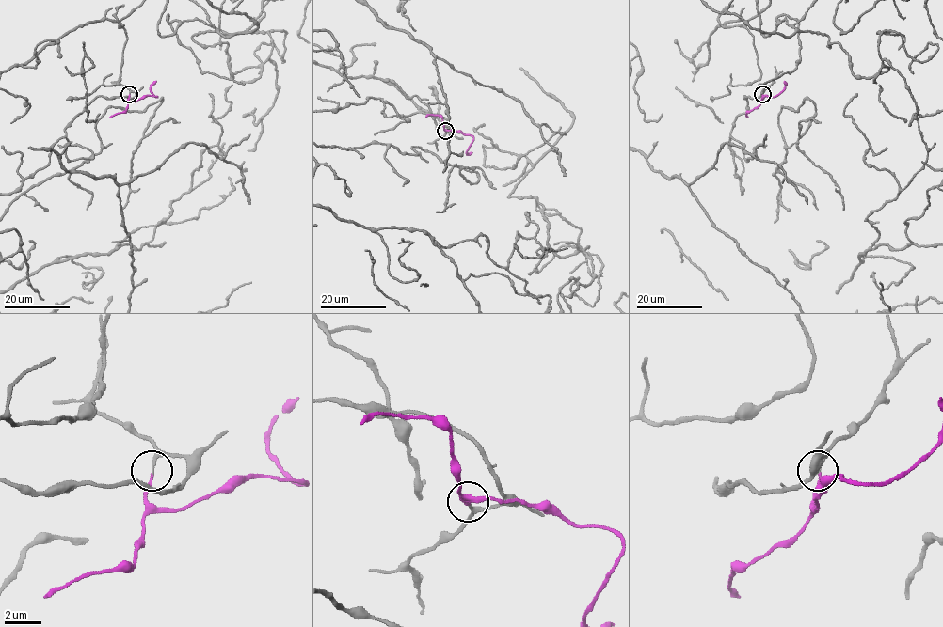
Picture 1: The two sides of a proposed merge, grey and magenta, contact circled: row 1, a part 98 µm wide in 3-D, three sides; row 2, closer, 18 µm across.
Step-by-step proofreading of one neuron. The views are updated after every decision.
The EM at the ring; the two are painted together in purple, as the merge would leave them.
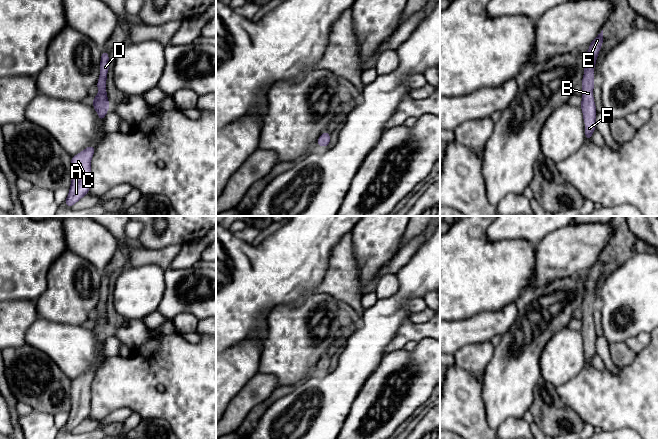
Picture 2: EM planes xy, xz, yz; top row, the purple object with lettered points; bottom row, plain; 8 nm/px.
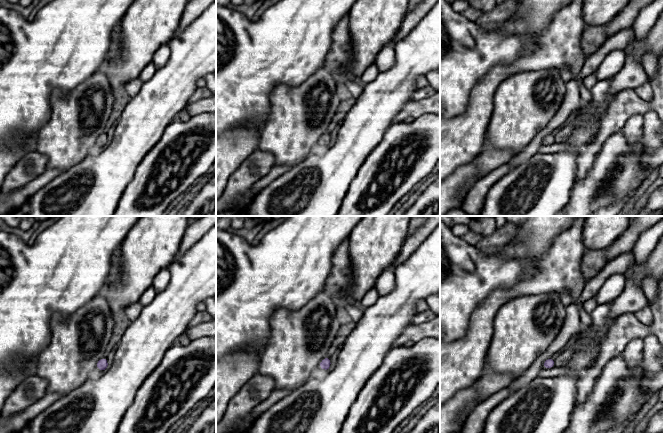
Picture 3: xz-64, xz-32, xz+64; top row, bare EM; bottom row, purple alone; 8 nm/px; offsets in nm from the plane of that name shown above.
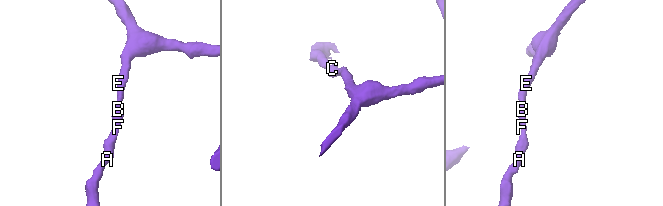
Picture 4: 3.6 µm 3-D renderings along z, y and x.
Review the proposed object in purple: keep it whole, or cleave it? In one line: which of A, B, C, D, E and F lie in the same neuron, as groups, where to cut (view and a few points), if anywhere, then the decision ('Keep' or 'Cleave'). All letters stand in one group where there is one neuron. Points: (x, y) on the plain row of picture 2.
Groups: A B C D E F. No split. Keep

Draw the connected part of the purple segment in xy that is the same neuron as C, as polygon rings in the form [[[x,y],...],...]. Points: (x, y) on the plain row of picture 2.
[[[88,370],[79,378],[72,380],[70,387],[71,410],[64,425],[67,431],[82,423],[90,414],[91,384],[96,370]]]

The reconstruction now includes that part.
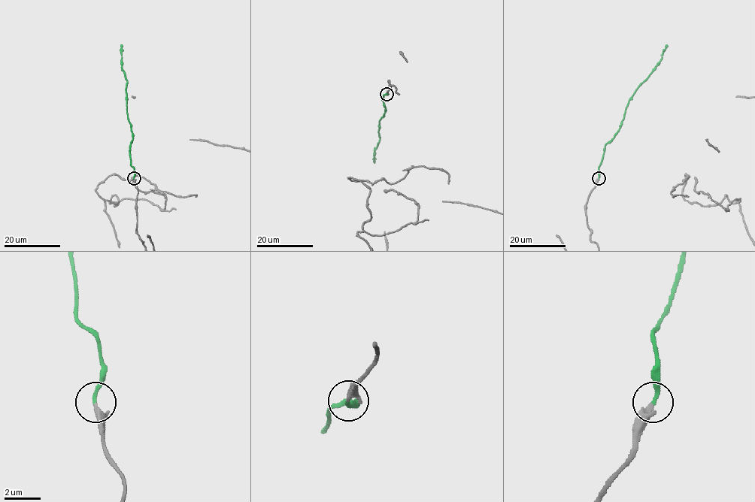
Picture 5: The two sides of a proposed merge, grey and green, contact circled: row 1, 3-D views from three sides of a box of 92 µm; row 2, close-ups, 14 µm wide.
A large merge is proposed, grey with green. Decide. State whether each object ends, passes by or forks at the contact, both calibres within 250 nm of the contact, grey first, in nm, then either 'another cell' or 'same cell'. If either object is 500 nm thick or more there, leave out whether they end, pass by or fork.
grey passes by; green ends; calibres 240 and 200 nm; same cell

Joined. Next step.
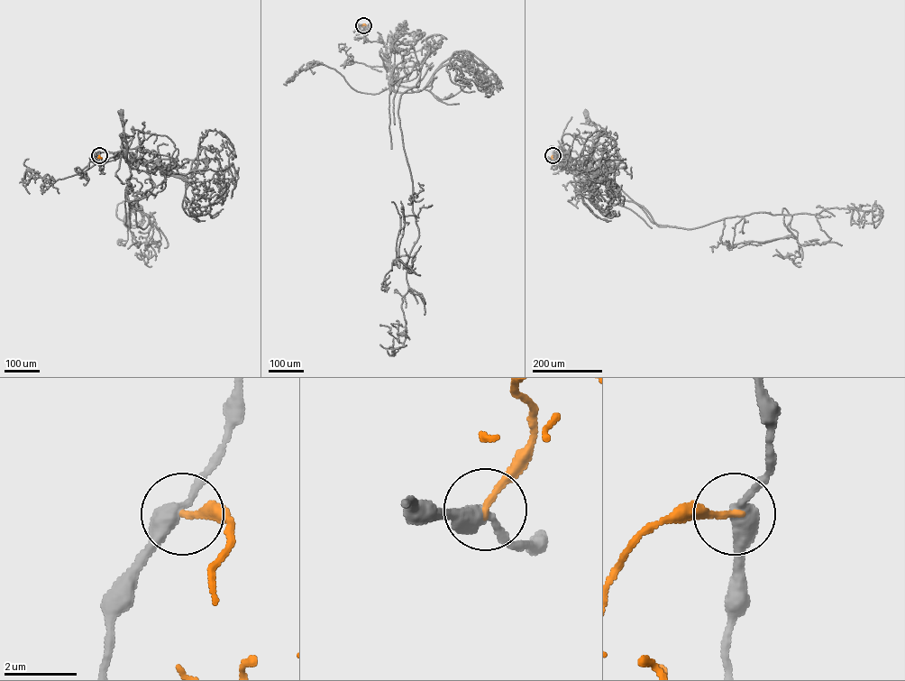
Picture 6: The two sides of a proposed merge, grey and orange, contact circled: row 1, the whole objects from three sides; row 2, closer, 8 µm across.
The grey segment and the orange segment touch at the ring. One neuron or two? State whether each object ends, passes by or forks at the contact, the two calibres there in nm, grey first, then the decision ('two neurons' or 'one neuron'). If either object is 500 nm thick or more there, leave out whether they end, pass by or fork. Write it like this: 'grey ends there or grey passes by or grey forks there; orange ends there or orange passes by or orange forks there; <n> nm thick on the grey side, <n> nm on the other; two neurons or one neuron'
grey passes by; orange ends there; 380 nm thick on the grey side, 190 nm on the other; two neurons

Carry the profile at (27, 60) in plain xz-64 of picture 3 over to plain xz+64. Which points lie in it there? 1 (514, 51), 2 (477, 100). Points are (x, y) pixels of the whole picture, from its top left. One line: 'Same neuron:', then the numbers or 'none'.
Same neuron: 1

